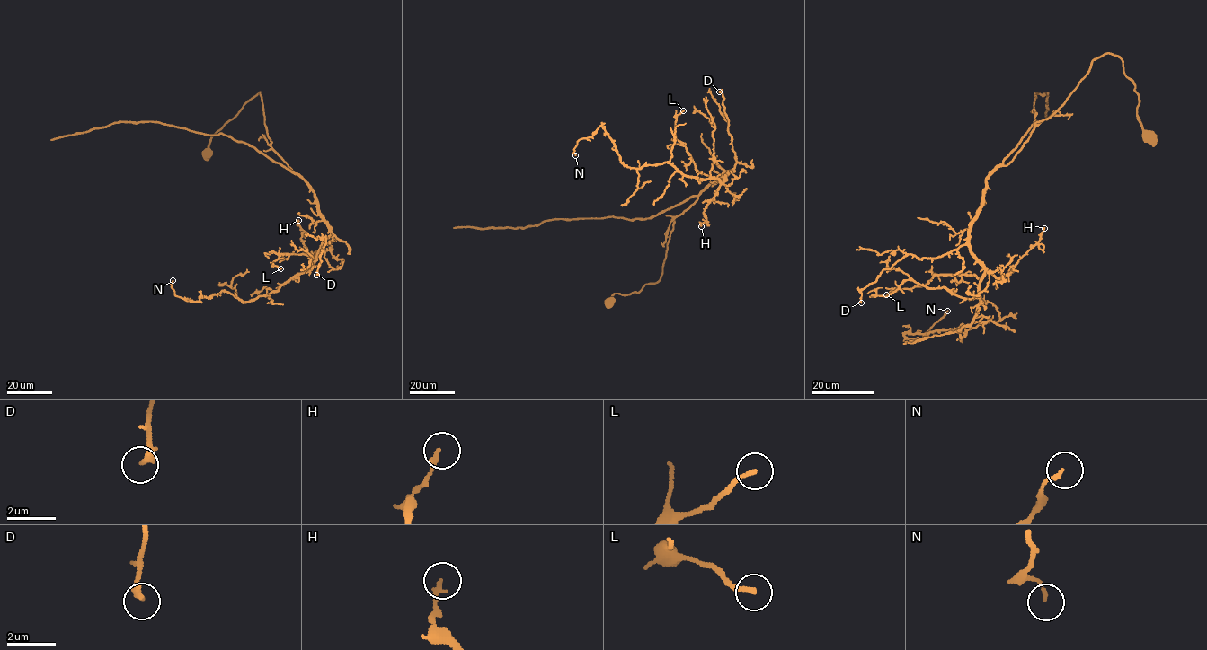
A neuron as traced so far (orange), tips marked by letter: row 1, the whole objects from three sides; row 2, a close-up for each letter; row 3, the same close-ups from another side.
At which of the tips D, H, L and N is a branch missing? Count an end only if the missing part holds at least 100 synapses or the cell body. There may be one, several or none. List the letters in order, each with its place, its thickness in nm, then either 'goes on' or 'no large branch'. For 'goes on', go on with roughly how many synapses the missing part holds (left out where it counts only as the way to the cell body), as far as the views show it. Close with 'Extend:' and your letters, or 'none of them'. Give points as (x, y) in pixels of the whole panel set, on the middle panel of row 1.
D: at (719, 92); 280 nm thick; no large branch
H: at (701, 226); 200 nm thick; no large branch
L: at (683, 110); 190 nm thick; no large branch
N: at (575, 155); 130 nm thick; no large branch
Extend: none of them

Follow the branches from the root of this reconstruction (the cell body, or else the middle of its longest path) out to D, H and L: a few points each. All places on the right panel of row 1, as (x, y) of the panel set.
D: (1149, 136), (1122, 61), (1096, 57), (987, 179), (968, 241), (936, 258), (905, 255), (861, 290), (861, 303)
H: (1149, 136), (1122, 61), (1096, 57), (1066, 101), (987, 179), (970, 251), (1002, 278), (1044, 228)
L: (1149, 136), (1122, 61), (1096, 57), (1066, 101), (987, 179), (969, 234), (984, 274), (936, 274), (886, 294)

